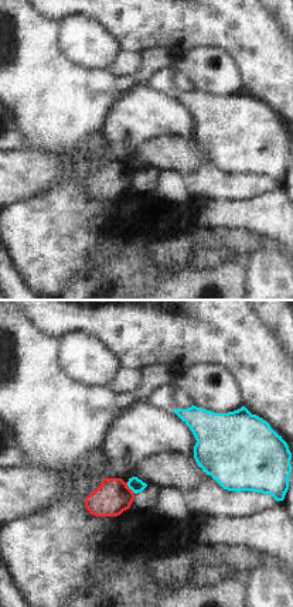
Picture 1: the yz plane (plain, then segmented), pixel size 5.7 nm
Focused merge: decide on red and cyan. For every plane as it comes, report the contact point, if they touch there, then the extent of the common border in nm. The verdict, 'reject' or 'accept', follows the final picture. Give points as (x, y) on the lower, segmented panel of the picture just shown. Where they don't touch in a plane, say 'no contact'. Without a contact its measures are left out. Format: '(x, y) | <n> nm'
(129, 488) | 80 nm

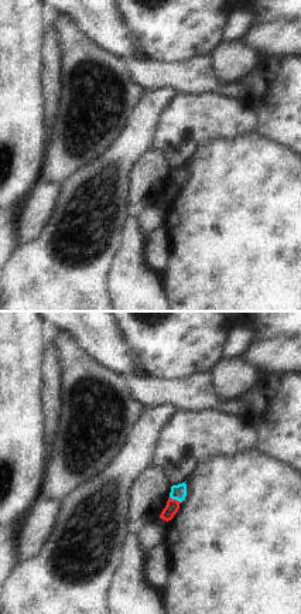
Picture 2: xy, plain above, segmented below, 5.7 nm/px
(175, 500) | 70 nm

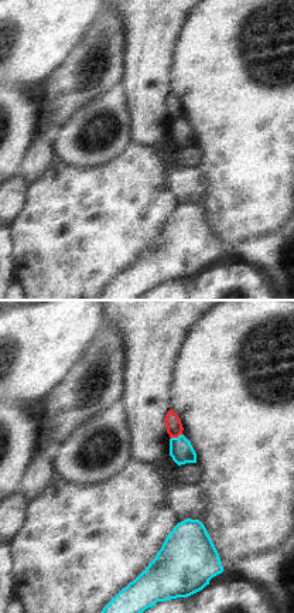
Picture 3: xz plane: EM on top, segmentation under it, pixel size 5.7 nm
(175, 436) | 70 nm

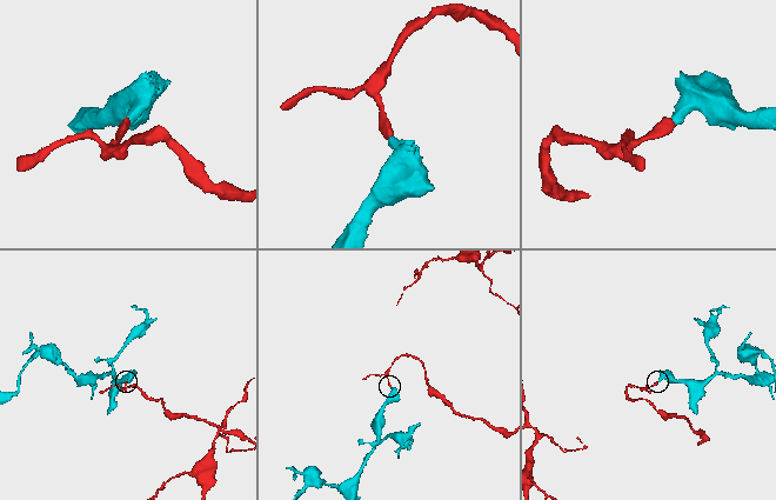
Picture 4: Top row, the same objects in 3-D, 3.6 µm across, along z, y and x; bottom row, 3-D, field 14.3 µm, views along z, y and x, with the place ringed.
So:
reject

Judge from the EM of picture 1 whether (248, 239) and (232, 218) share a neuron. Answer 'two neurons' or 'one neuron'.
two neurons

